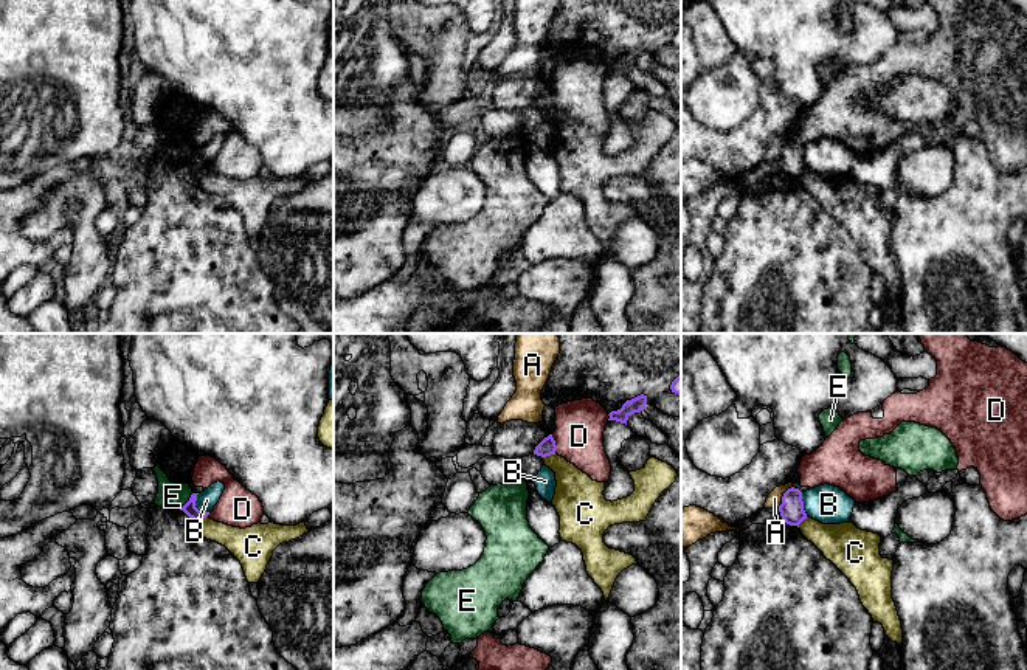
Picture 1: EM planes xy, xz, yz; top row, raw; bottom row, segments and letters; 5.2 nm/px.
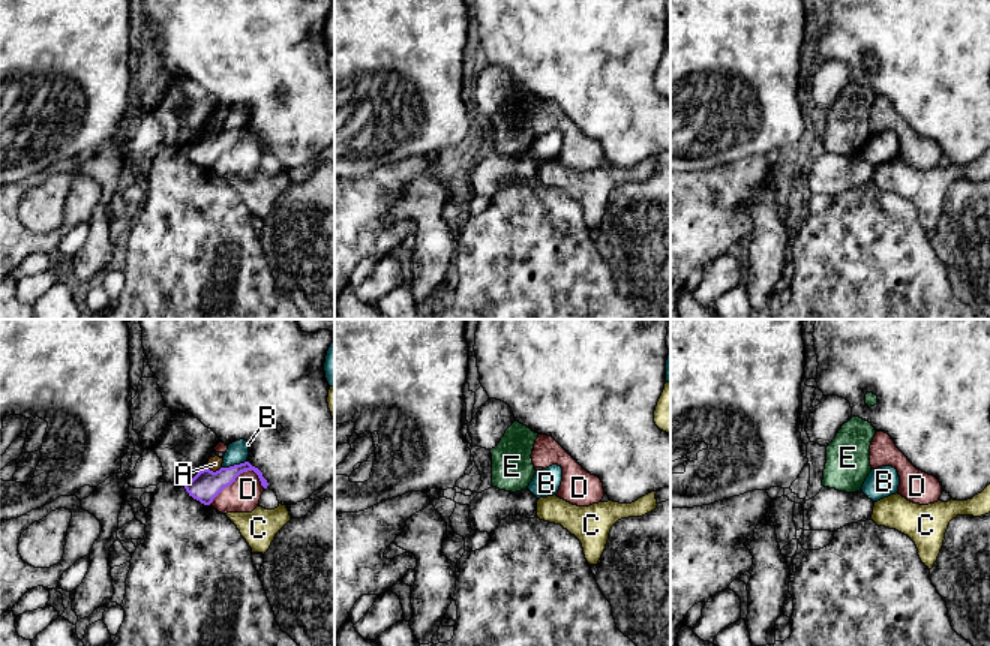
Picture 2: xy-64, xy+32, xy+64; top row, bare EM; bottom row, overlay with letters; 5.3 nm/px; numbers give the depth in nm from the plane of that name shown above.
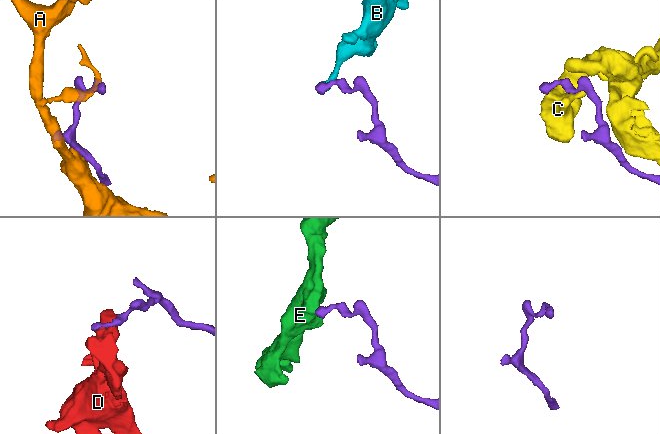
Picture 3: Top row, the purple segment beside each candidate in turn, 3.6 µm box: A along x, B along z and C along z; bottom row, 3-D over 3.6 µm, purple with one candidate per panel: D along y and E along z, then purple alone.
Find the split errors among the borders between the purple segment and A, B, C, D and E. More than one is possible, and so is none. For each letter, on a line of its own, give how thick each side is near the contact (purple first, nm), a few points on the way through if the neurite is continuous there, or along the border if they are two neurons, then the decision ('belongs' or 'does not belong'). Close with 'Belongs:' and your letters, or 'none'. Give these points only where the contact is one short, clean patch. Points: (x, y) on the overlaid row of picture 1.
A: 130/80 nm | does not belong
B: 70/100 nm | along xy (197, 493), (196, 506), (208, 512) | does not belong
C: 90/220 nm | along xz (556, 453), (543, 458) | does not belong
D: 90/260 nm | along xz (551, 435), (556, 452) | does not belong
E: 70/140 nm | along xy (193, 492), (179, 509) | does not belong
Belongs: none

